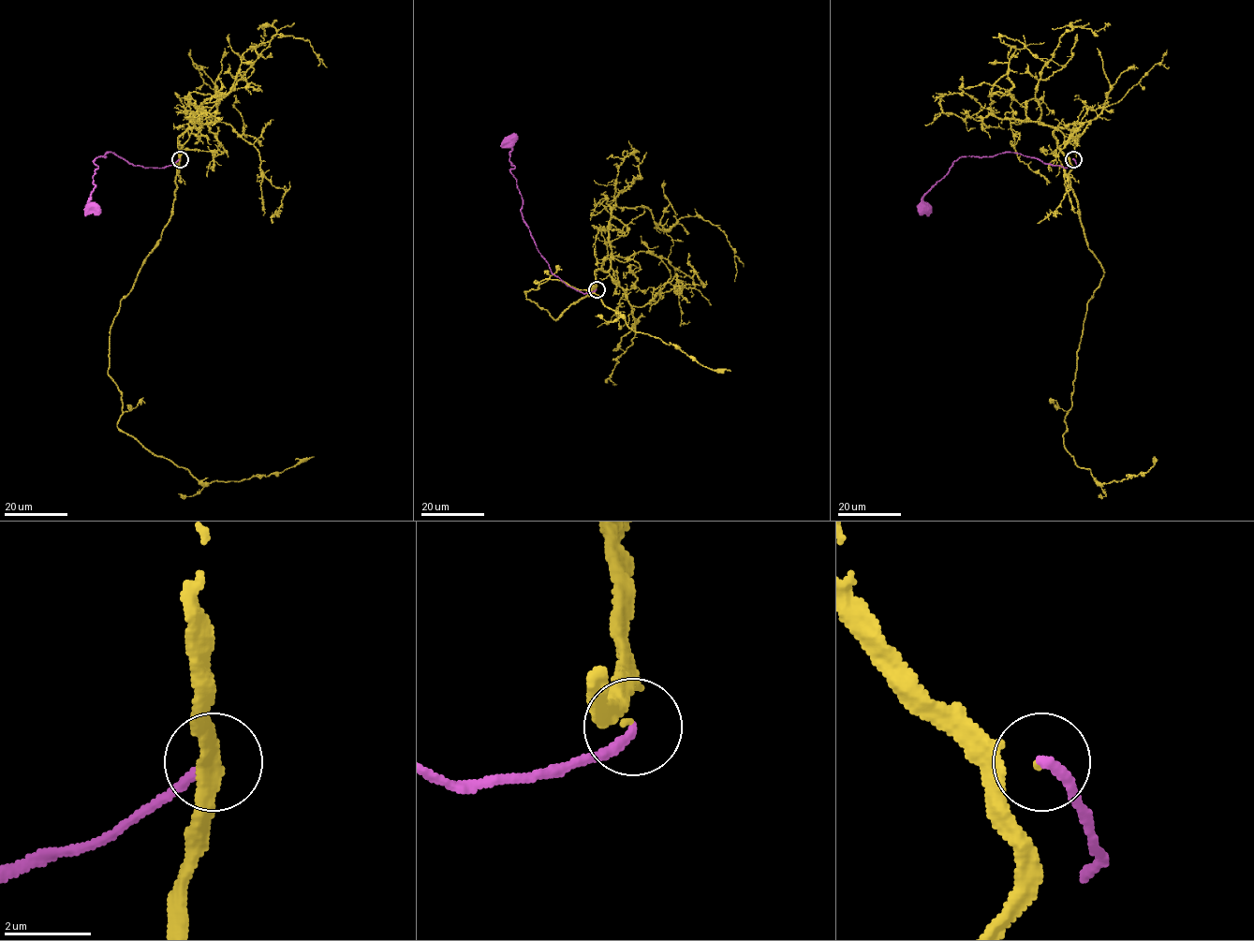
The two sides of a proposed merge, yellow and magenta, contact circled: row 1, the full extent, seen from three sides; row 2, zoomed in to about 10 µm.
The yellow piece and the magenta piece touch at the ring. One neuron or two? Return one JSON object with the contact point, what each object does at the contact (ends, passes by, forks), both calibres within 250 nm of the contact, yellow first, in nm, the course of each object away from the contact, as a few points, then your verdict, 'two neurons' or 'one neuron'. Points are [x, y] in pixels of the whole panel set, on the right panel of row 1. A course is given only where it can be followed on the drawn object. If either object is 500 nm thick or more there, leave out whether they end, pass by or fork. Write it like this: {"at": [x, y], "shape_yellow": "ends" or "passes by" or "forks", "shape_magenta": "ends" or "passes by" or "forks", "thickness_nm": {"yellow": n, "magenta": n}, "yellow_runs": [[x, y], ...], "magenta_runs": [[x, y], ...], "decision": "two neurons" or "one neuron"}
{"at": [1073, 159], "shape_yellow": "ends", "shape_magenta": "ends", "thickness_nm": {"yellow": 130, "magenta": 240}, "yellow_runs": [[1072, 159], [1070, 188], [1087, 246], [1104, 274], [1087, 303], [1064, 446], [1102, 483], [1145, 473], [1155, 456]], "magenta_runs": [[1073, 159], [1074, 168], [1045, 164], [1016, 153], [962, 156], [923, 198], [925, 206]], "decision": "one neuron"}

